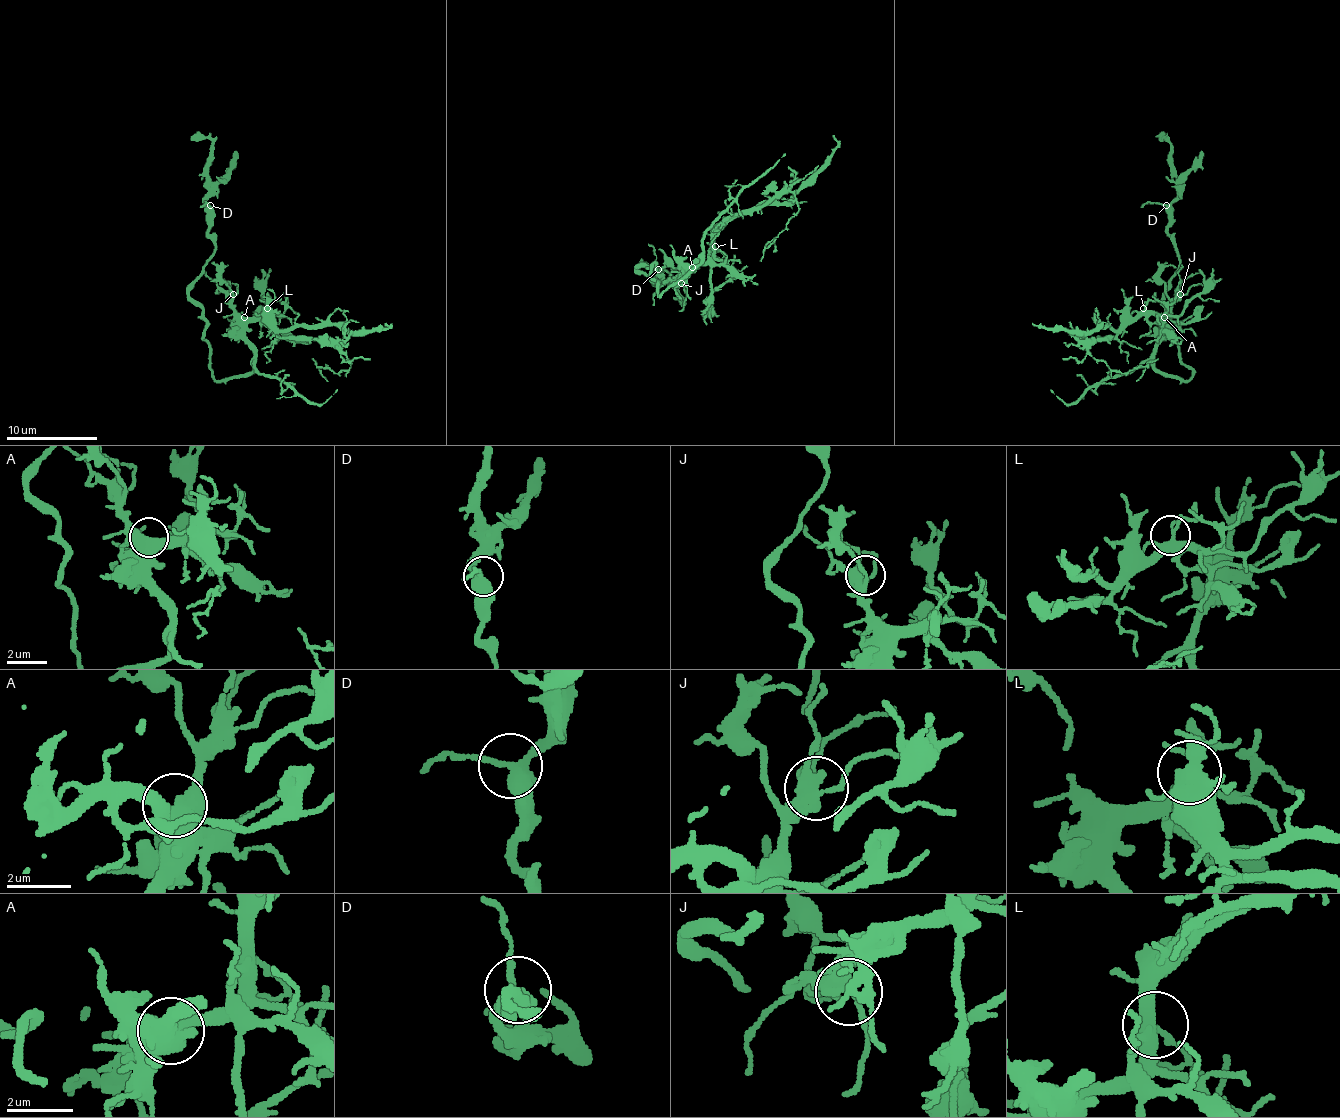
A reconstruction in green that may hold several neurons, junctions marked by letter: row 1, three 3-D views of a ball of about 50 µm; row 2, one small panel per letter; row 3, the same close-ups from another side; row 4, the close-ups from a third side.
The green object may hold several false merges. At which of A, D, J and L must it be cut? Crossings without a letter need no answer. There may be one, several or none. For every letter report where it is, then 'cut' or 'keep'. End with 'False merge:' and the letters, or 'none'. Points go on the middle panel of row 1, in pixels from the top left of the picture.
A: place (692, 267); keep
D: place (658, 269); keep
J: place (681, 283); keep
L: place (715, 246); keep
False merge: none

